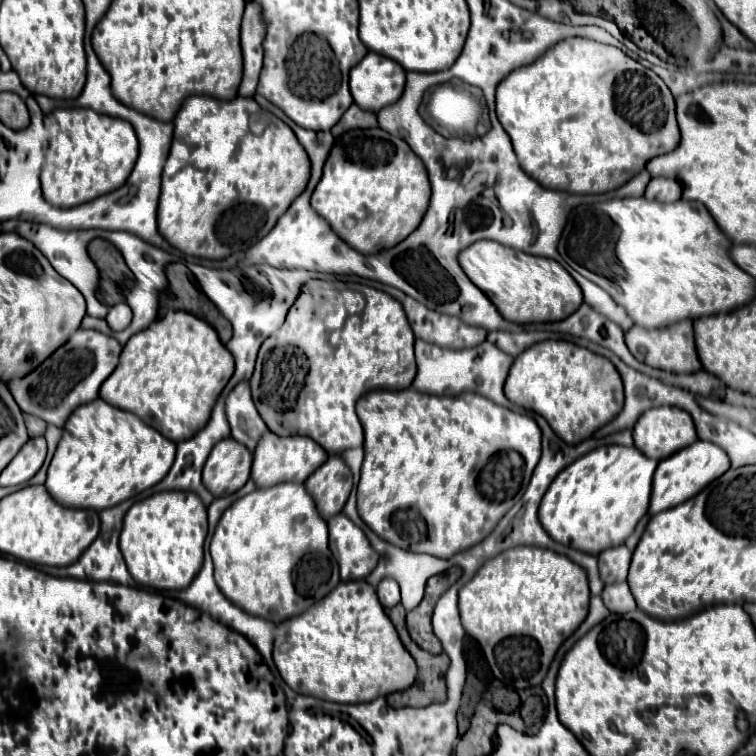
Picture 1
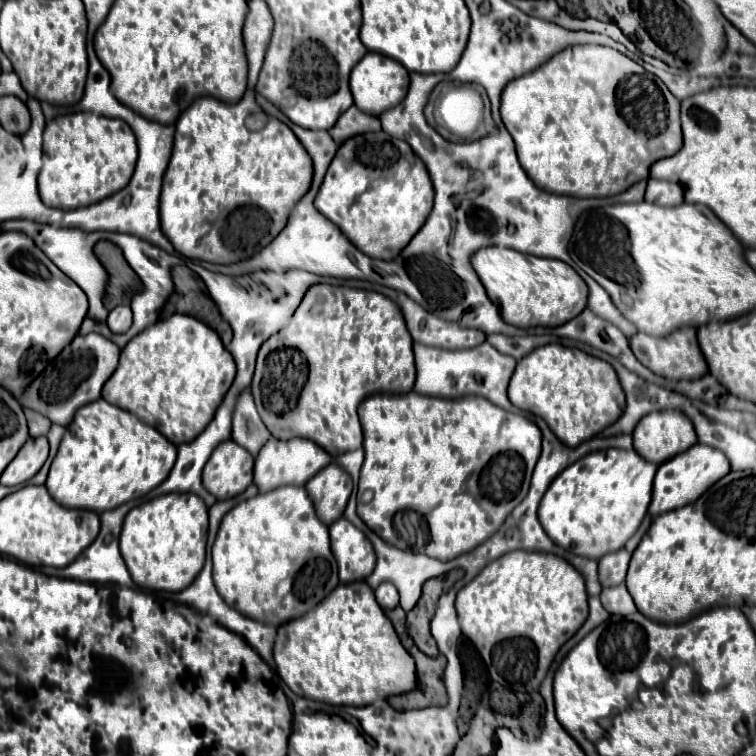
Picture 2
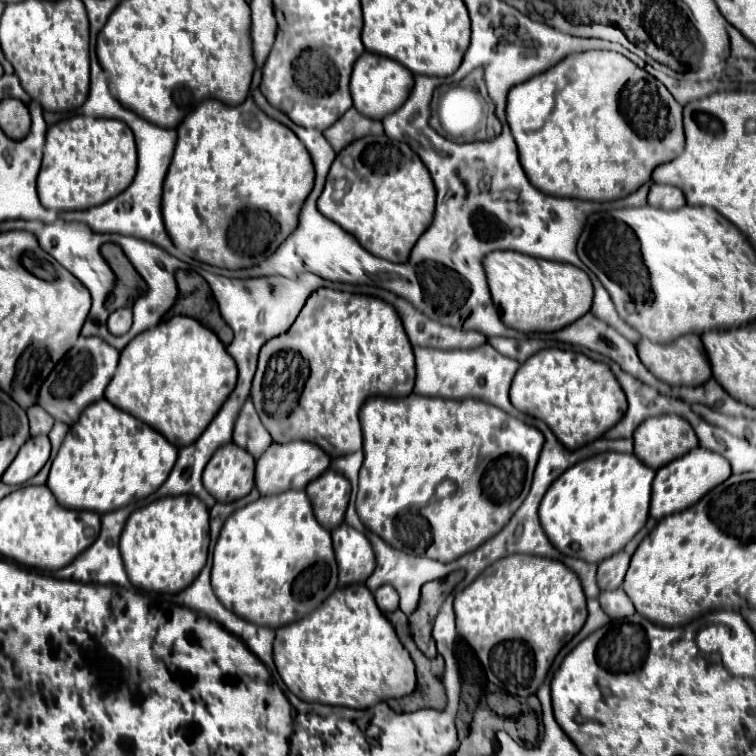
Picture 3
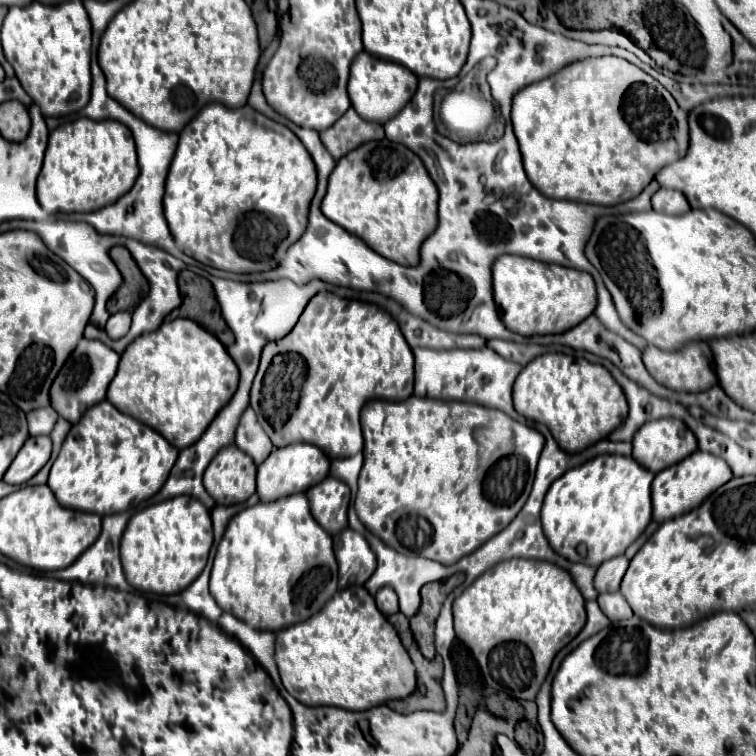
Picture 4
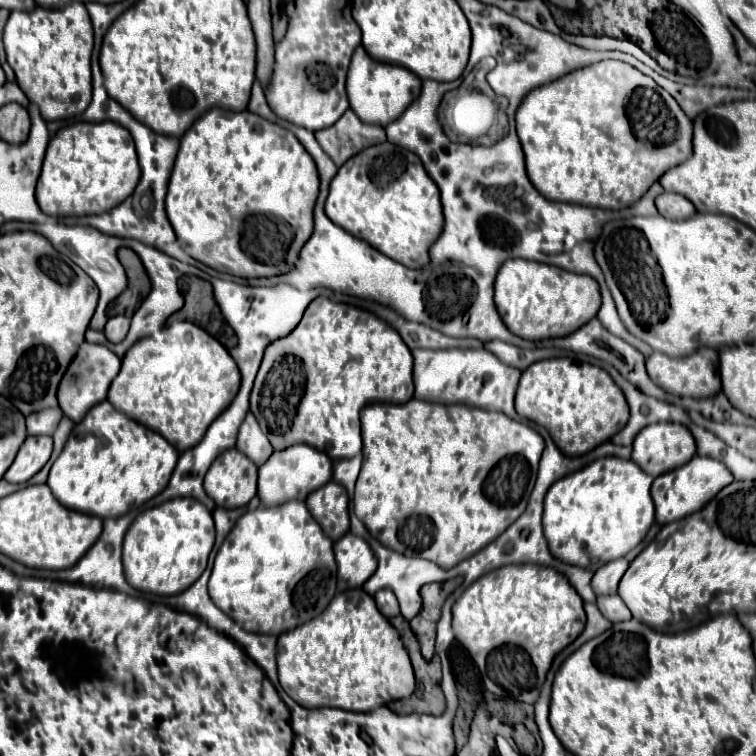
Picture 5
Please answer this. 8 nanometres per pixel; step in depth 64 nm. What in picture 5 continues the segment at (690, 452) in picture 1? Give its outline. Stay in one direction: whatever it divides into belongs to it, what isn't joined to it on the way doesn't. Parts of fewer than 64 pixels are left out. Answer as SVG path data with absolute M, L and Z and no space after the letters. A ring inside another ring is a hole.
M698 454L692 456L692 460L686 462L684 466L678 466L678 468L654 478L652 498L654 498L654 506L656 506L656 522L664 526L668 522L680 520L692 512L700 510L700 506L710 502L716 496L716 492L720 492L732 480L734 480L734 476L726 468L724 462L720 462L716 458L708 458L708 456L698 456Z

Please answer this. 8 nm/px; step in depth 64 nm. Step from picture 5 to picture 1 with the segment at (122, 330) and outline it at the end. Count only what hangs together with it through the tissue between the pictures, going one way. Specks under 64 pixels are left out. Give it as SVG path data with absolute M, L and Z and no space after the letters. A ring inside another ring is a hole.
M120 302L120 304L114 304L110 310L108 310L108 316L106 316L106 322L112 330L124 330L132 320L132 310L126 302Z

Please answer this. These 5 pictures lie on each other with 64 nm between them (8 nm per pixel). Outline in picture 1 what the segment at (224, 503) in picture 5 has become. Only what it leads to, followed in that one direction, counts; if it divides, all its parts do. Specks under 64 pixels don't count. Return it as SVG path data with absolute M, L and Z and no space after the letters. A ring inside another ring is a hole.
M224 438L210 452L204 464L202 482L216 498L232 494L250 478L250 466L252 452L234 438Z

